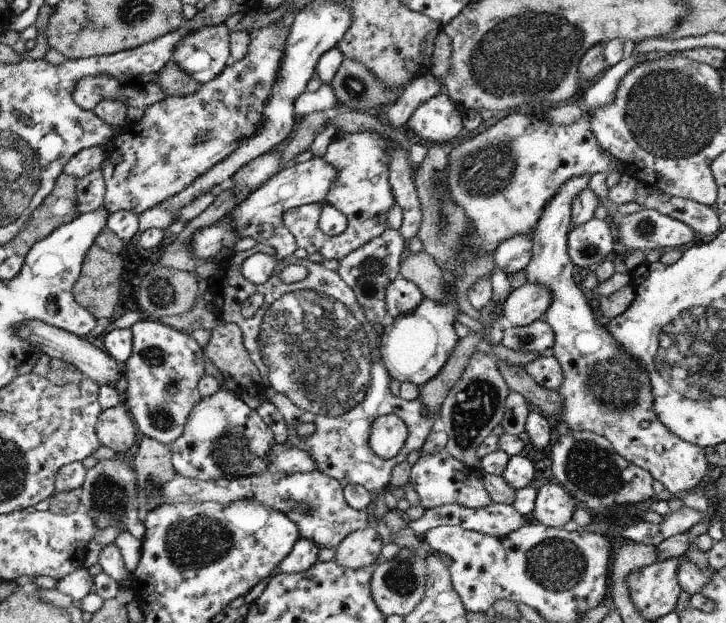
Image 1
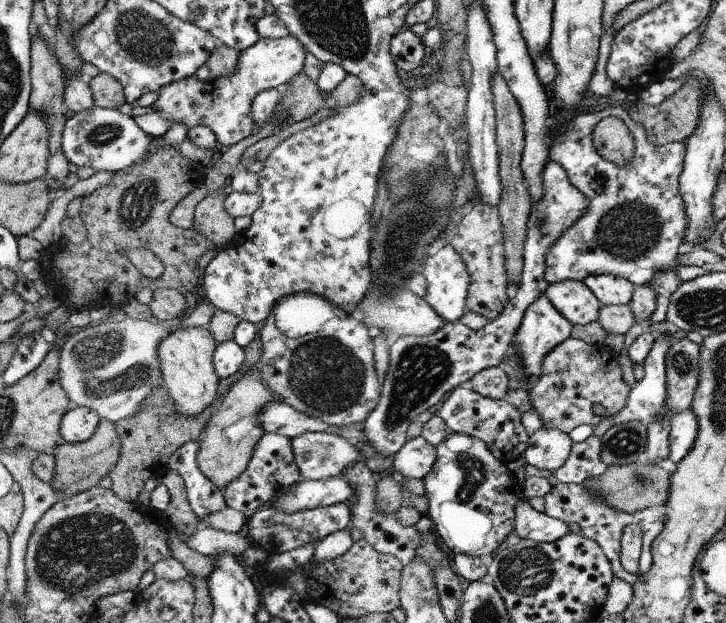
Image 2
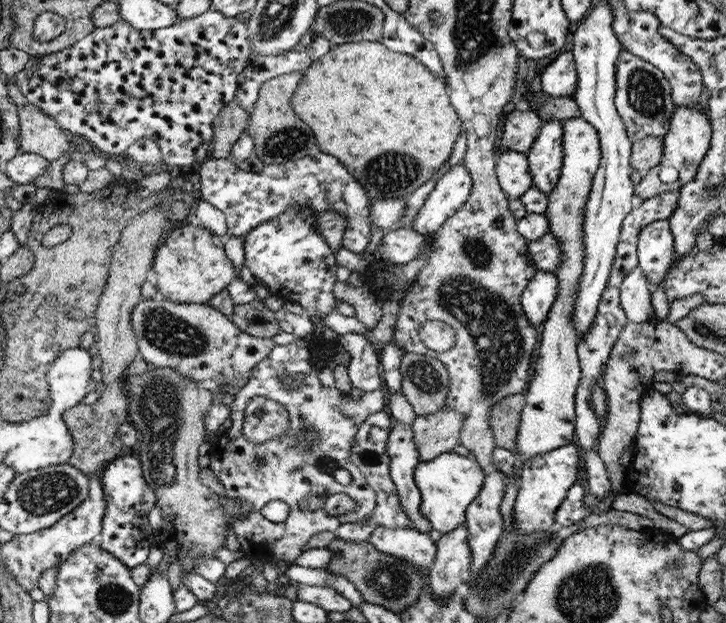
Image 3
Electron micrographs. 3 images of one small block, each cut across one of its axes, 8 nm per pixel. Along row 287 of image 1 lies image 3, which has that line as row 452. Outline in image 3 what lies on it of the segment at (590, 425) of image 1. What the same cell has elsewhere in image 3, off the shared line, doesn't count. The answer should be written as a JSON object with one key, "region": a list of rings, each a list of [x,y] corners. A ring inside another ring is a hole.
{"region":[[[574,442],[558,447],[550,452],[536,455],[523,462],[519,473],[518,490],[514,501],[514,529],[528,535],[536,530],[556,528],[554,511],[562,505],[566,491],[576,484],[580,453]]]}

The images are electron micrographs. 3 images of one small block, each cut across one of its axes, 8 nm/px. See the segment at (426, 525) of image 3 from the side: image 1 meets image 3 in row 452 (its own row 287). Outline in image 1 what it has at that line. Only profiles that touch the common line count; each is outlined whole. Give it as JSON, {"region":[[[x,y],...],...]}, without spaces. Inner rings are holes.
{"region":[[[398,276],[386,289],[385,305],[392,320],[398,315],[414,310],[423,299],[423,294],[416,284]]]}

